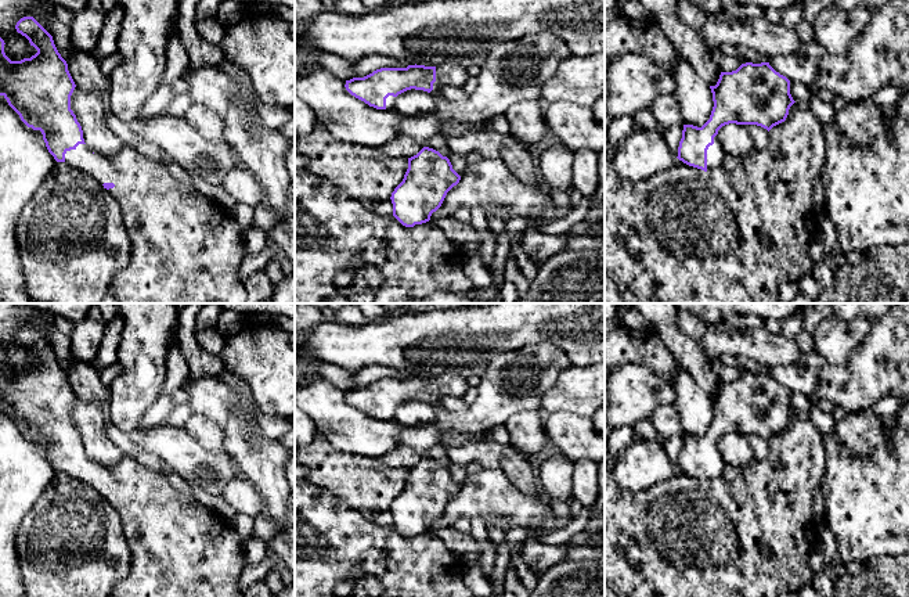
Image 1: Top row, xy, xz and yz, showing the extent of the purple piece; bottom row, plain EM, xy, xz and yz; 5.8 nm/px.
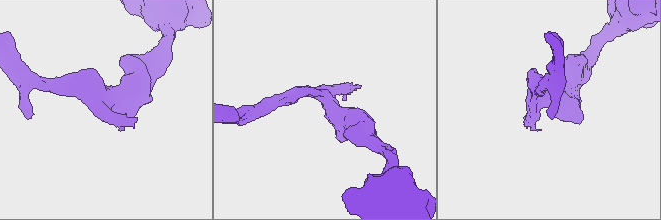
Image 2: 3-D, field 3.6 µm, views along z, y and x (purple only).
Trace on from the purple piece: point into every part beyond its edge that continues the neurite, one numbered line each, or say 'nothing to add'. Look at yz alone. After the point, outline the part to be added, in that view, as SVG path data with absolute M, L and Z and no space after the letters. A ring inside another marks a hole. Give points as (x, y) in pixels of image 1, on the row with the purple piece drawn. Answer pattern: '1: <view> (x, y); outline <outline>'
1: yz (714, 154); outline M714 137L714 144L707 150L707 170L711 170L722 163L722 158L725 154L722 152L718 137Z

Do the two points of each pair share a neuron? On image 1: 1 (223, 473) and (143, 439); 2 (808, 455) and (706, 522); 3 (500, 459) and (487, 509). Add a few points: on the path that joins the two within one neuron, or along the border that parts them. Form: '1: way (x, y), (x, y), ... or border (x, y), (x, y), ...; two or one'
1: way (204, 464), (191, 461), (175, 446), (162, 442); one
2: way (783, 479), (745, 518), (731, 518); one
3: border (482, 467), (500, 468), (520, 489); two

